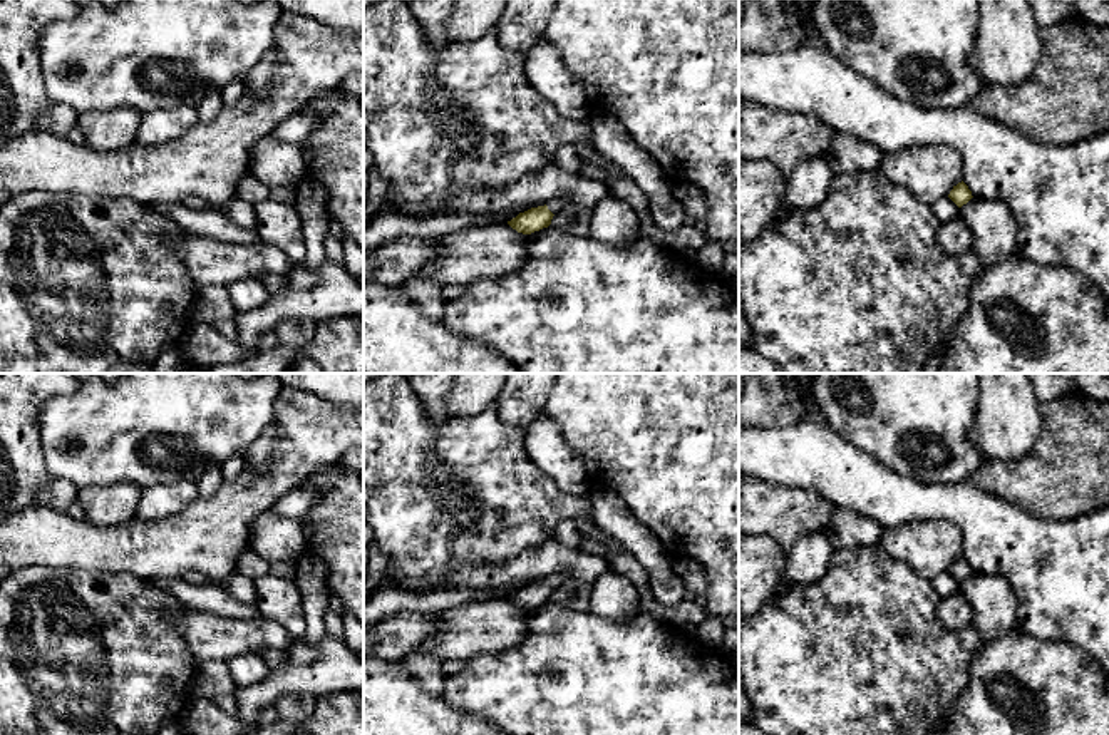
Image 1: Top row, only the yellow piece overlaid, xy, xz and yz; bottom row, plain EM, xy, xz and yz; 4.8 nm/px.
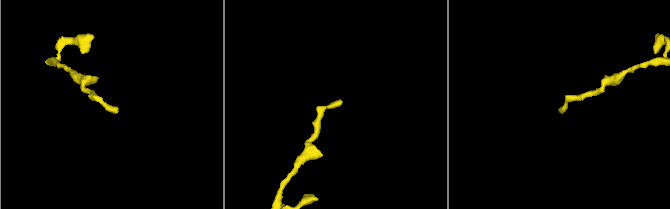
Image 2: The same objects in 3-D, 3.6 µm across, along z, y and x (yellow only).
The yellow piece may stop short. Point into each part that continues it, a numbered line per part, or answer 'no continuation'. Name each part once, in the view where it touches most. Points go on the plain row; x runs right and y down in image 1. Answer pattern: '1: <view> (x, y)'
1: xz (555, 580)

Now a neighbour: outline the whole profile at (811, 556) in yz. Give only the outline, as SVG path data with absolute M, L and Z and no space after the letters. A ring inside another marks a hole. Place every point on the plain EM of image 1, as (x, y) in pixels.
M812 532L796 541L787 556L787 568L771 598L779 596L794 584L806 584L823 578L833 563L833 542L826 532Z

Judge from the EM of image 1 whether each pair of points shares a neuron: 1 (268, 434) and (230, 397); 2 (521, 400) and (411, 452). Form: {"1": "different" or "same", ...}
{"1": "different", "2": "different"}

